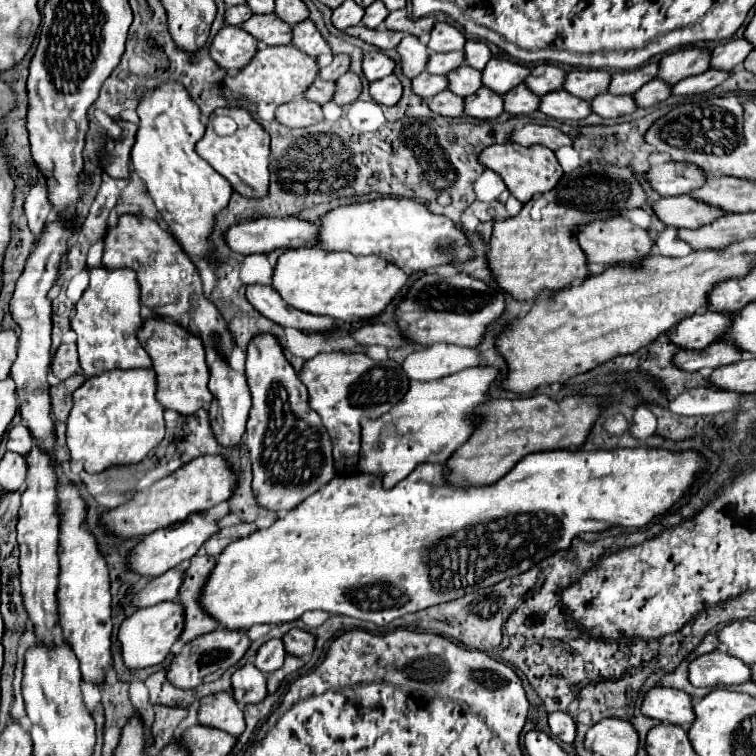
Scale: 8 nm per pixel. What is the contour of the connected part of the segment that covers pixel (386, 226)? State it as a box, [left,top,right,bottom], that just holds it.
[320,198,472,272]

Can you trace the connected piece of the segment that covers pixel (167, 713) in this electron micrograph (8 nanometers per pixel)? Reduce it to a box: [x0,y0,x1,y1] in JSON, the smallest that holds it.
[152,706,188,752]

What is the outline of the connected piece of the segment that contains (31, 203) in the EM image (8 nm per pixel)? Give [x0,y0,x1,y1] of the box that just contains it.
[24,176,52,236]

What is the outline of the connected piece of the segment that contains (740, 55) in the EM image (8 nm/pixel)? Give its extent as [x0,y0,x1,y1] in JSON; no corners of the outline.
[710,40,752,72]

